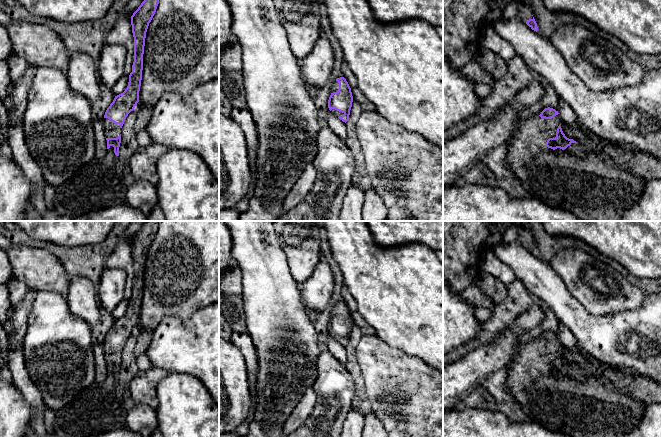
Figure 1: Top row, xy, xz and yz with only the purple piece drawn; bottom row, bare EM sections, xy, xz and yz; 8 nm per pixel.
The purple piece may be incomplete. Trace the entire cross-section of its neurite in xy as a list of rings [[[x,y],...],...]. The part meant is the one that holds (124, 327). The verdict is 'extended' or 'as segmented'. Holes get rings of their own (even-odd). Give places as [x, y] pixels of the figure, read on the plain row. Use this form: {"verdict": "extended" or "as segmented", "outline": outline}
{"verdict": "extended", "outline": [[[146,221],[131,240],[134,286],[127,312],[115,320],[104,339],[107,377],[100,383],[94,381],[70,403],[55,411],[53,435],[56,437],[91,437],[127,427],[127,411],[123,406],[123,392],[118,383],[121,352],[139,326],[146,256],[159,223]]]}

